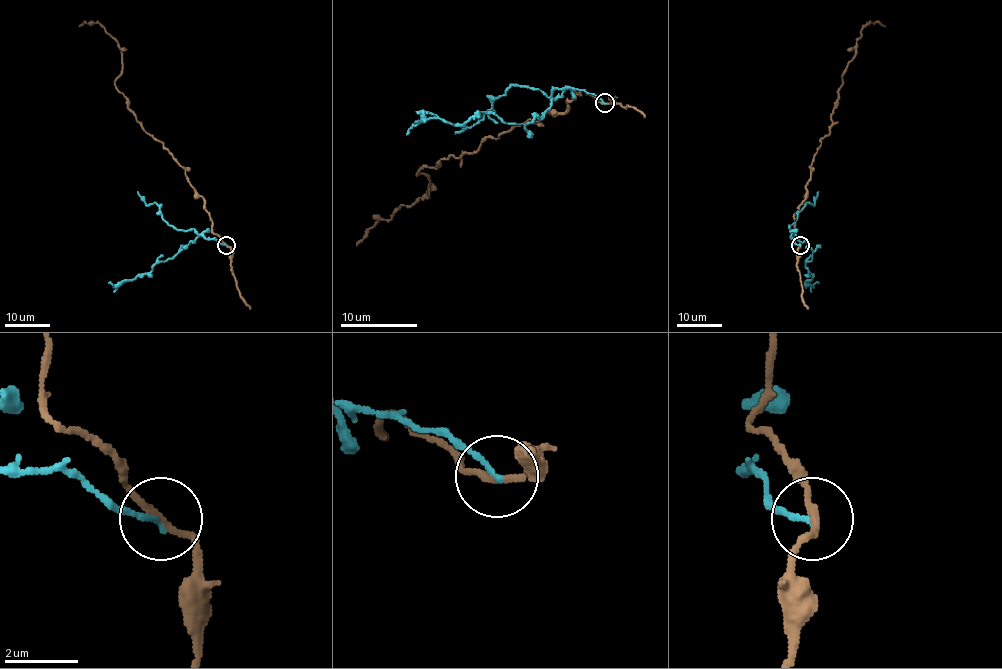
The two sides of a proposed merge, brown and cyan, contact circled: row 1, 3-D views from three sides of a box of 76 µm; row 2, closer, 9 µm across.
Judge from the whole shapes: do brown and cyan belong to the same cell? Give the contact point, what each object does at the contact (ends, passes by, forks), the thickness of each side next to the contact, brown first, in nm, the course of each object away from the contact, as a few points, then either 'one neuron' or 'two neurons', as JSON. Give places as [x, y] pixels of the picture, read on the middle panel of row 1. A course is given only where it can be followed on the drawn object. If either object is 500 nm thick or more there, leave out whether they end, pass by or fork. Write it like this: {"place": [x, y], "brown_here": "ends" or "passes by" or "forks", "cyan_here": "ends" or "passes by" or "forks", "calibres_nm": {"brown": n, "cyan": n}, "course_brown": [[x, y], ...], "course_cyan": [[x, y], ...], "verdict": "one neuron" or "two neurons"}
{"place": [604, 103], "brown_here": "passes by", "cyan_here": "ends", "calibres_nm": {"brown": 200, "cyan": 150}, "course_brown": [[604, 103], [577, 92], [564, 113], [420, 168], [430, 193], [378, 220], [357, 245]], "course_cyan": [[604, 103], [571, 88], [527, 124], [514, 124], [485, 113], [462, 124], [420, 119], [407, 134]], "verdict": "two neurons"}

